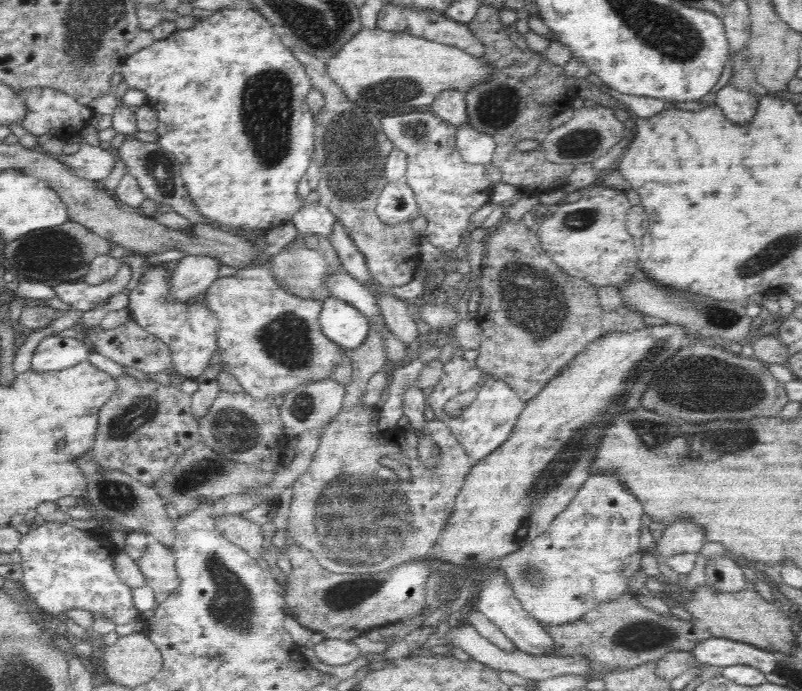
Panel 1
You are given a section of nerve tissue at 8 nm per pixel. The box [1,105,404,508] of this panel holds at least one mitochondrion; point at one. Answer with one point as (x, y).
(55, 253)

